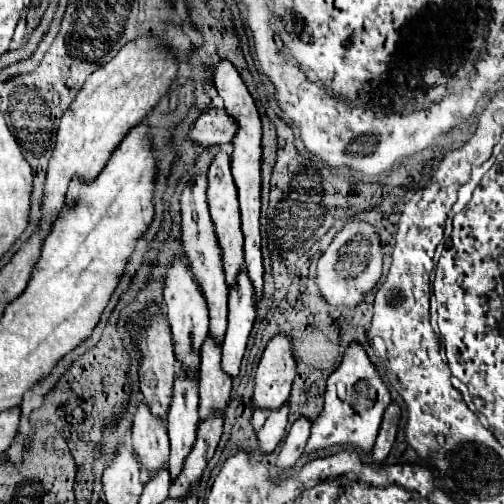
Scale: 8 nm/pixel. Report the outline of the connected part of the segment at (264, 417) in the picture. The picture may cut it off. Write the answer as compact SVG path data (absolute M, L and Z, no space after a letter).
M286 402L278 410L270 410L270 408L254 410L252 424L260 438L260 446L266 454L272 452L276 448L276 444L284 438L284 432L288 426L288 410L290 410L290 402Z

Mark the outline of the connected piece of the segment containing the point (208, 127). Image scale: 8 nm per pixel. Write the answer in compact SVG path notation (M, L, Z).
M212 108L196 120L194 128L190 130L190 136L194 142L202 146L212 146L212 144L222 146L232 142L236 132L238 124L234 122L234 118L224 108Z

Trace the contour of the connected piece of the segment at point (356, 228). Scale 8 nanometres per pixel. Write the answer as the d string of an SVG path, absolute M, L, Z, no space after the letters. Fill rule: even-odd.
M350 220L336 232L332 244L326 248L318 262L316 284L332 306L356 306L368 294L382 276L382 246L378 230L360 220Z

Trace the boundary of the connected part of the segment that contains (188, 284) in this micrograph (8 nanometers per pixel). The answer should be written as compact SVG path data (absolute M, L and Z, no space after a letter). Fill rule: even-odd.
M176 258L172 268L168 270L164 302L168 308L166 316L172 330L174 352L176 352L176 360L180 362L180 370L188 374L196 374L200 368L200 348L208 334L208 306L204 304L204 298L200 298L200 288L196 288L196 282L192 280L192 272L188 272L186 258Z

